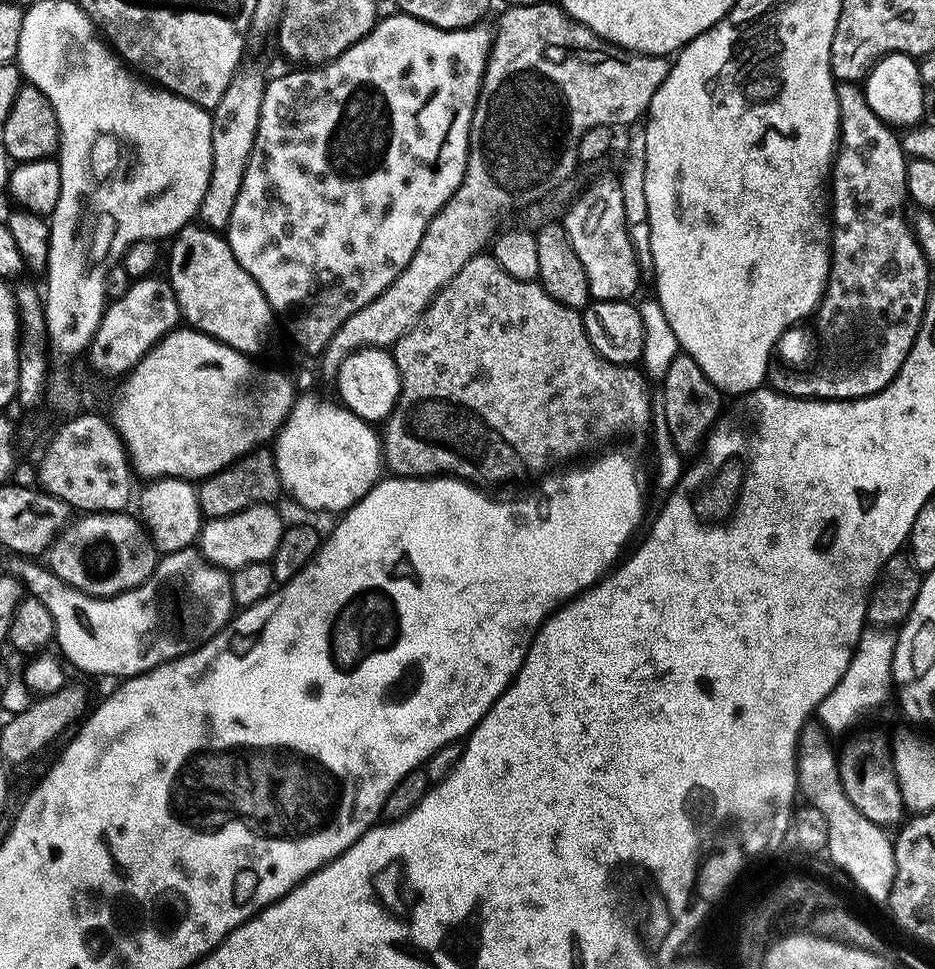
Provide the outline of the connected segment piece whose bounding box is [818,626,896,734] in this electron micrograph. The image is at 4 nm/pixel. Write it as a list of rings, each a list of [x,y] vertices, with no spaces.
[[[872,626],[860,635],[855,654],[850,658],[850,666],[846,666],[846,674],[838,678],[838,686],[834,686],[834,690],[830,690],[826,698],[822,698],[818,709],[819,723],[829,733],[851,733],[863,716],[878,711],[887,702],[888,696],[890,700],[894,692],[892,663],[895,649],[896,636],[891,631]]]

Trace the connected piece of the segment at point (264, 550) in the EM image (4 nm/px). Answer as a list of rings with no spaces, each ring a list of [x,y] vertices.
[[[253,504],[252,507],[233,516],[209,519],[198,532],[200,555],[225,570],[241,568],[250,562],[271,561],[286,527],[286,520],[283,520],[274,509],[272,504]]]

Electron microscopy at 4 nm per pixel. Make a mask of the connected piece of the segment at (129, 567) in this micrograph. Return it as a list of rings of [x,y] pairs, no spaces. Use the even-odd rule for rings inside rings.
[[[127,511],[77,515],[65,524],[60,535],[52,541],[52,546],[46,553],[47,567],[51,568],[52,573],[62,582],[82,590],[88,596],[117,596],[126,590],[137,588],[139,584],[145,584],[156,569],[158,551],[156,552],[151,538],[147,536],[149,533],[144,524],[135,515],[128,515]]]

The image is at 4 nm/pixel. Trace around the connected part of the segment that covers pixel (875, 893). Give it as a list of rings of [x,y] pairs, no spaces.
[[[809,722],[800,731],[800,747],[796,757],[796,783],[798,792],[807,803],[812,804],[822,814],[828,823],[828,847],[826,856],[829,856],[842,871],[848,872],[848,876],[869,896],[872,900],[887,901],[888,895],[892,892],[892,883],[896,878],[896,859],[894,858],[894,844],[889,833],[885,829],[879,828],[870,818],[865,818],[863,814],[858,814],[854,802],[846,798],[842,790],[840,781],[840,765],[838,763],[838,752],[830,741],[829,733],[825,731],[819,723]]]

